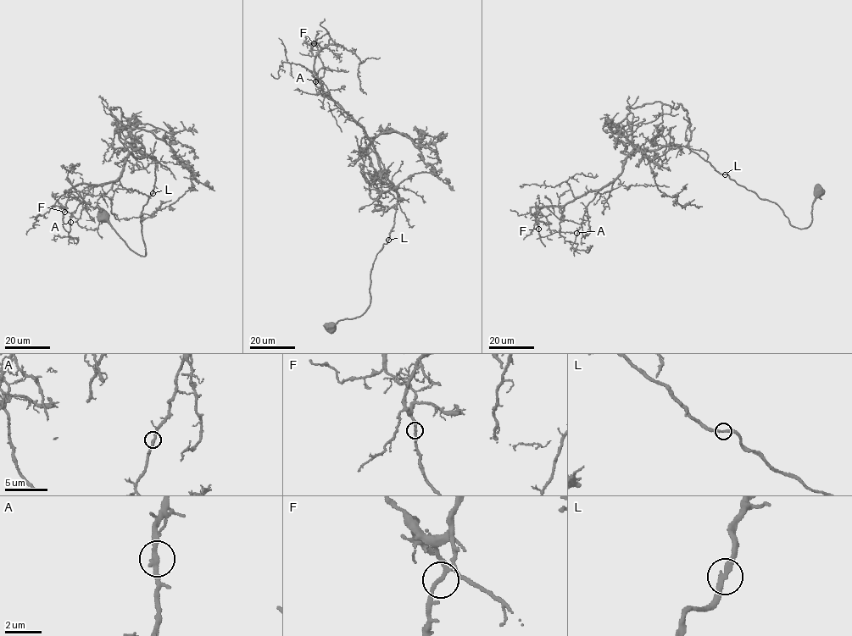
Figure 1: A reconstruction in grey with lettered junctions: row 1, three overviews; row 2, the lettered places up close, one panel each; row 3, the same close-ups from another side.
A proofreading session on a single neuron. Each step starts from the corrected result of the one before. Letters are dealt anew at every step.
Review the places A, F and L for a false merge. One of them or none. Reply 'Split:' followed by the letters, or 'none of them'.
Split: none of them

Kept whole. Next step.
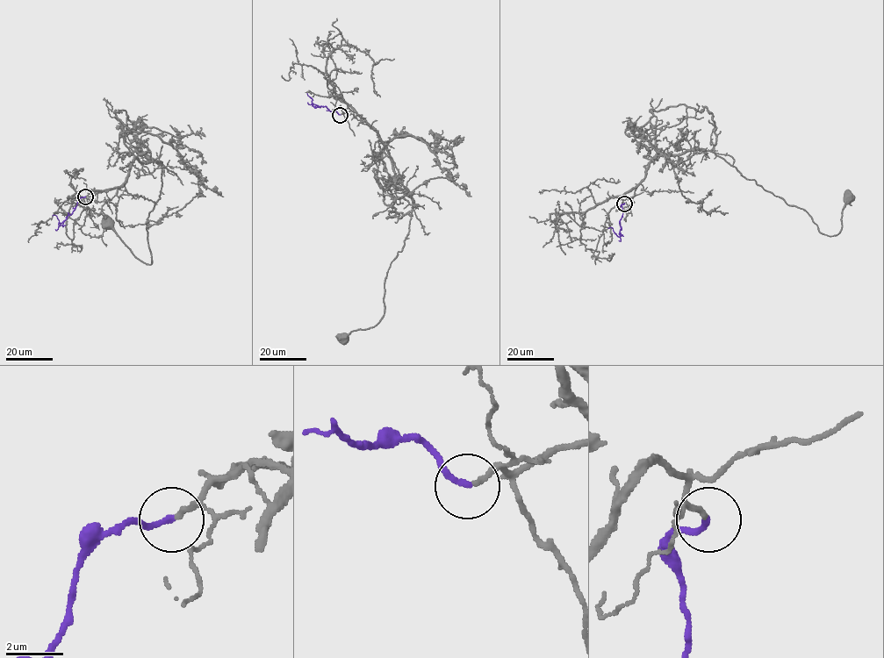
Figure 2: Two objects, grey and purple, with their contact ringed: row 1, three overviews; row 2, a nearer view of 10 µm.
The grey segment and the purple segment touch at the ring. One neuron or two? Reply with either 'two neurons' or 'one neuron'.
one neuron

